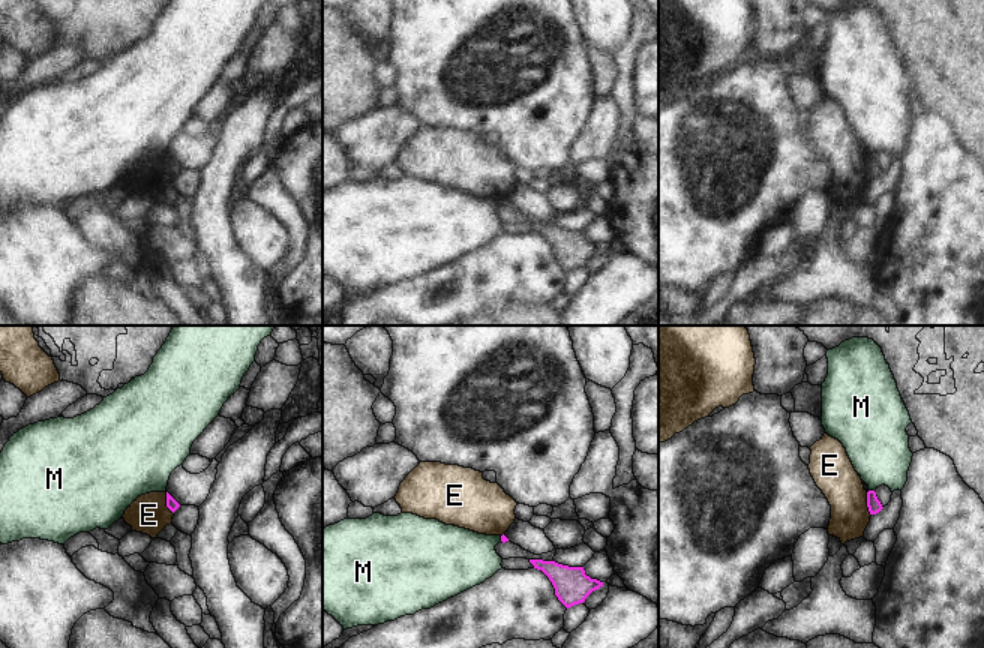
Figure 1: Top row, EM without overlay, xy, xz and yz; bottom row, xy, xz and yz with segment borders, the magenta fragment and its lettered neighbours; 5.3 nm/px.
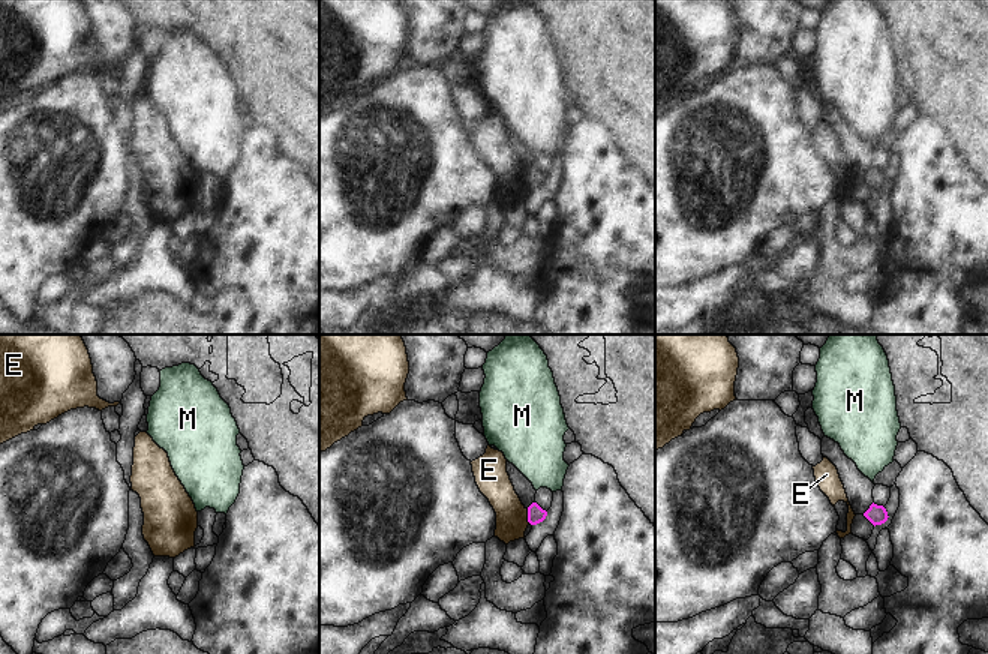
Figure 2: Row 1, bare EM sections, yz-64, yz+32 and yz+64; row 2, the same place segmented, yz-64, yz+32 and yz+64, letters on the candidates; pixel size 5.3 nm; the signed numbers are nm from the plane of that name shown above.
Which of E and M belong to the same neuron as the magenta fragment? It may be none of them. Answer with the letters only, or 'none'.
none

